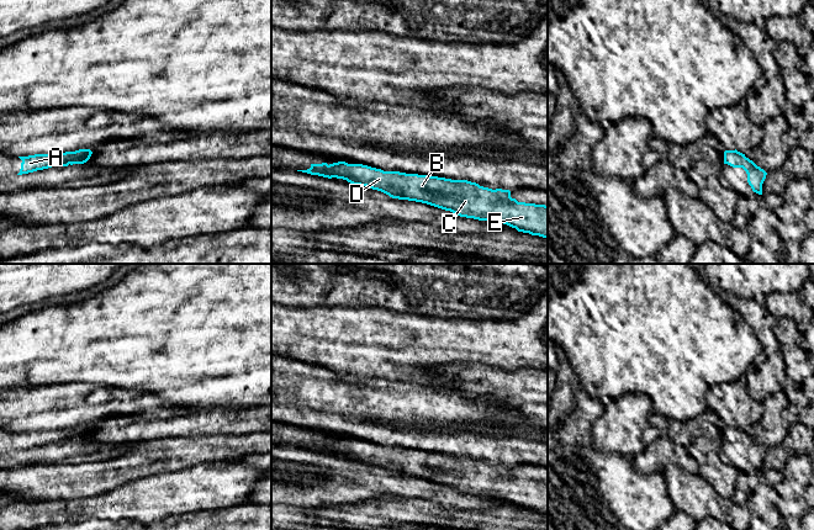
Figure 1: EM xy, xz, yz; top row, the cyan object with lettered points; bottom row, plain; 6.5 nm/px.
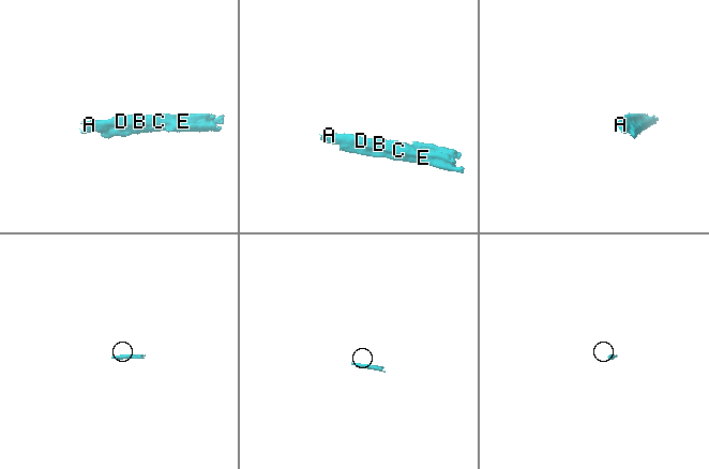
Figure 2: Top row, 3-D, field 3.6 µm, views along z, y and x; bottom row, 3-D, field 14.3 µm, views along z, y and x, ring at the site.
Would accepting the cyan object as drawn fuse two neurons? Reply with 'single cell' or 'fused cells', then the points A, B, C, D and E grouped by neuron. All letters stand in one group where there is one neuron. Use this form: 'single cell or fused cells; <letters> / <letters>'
single cell; A B C D E

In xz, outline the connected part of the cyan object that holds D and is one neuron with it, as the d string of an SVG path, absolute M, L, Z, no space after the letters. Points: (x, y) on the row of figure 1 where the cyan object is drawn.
M338 161L329 165L327 163L311 164L310 169L297 171L328 179L343 179L353 185L366 186L368 189L381 191L392 198L427 203L450 211L460 217L500 222L516 228L518 232L548 238L548 206L518 202L516 198L511 197L509 190L492 190L467 180L451 180L400 171L384 171L368 165L348 164L345 161Z

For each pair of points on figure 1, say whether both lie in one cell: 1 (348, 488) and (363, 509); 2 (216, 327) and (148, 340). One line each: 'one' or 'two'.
1: two
2: one

